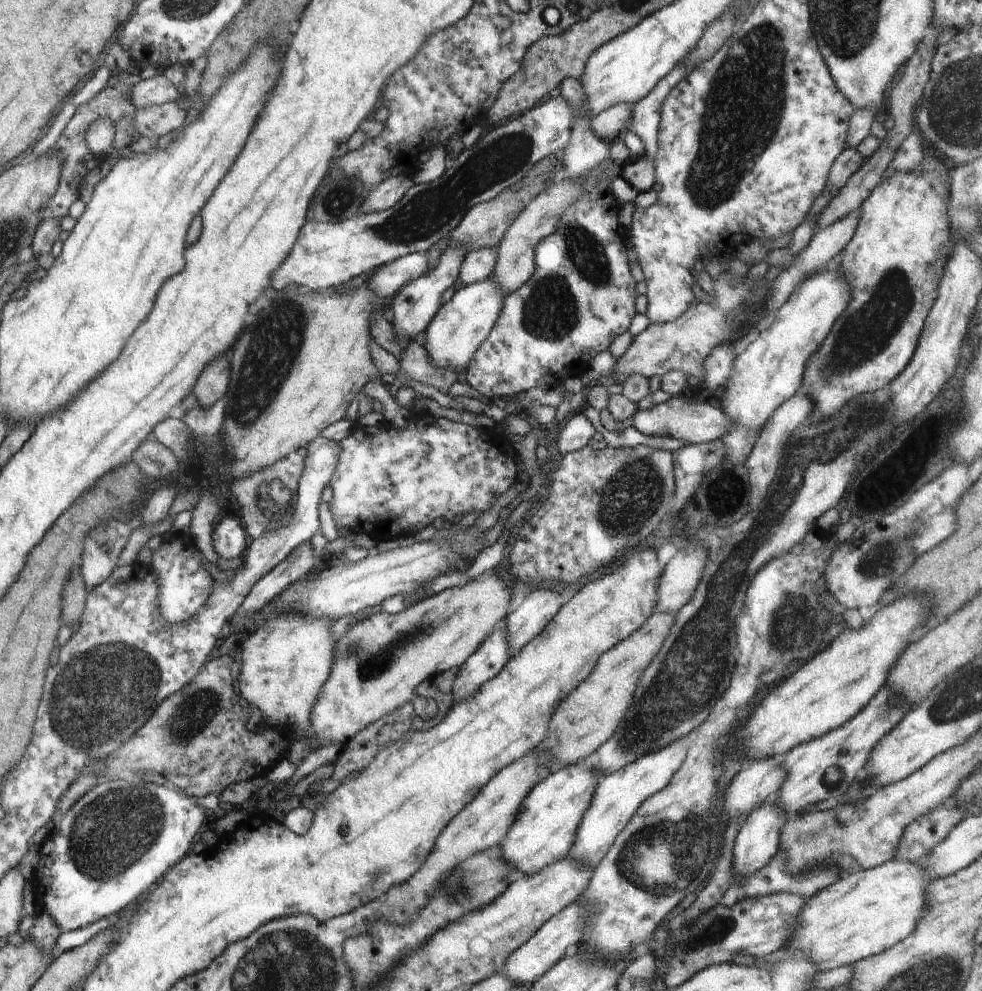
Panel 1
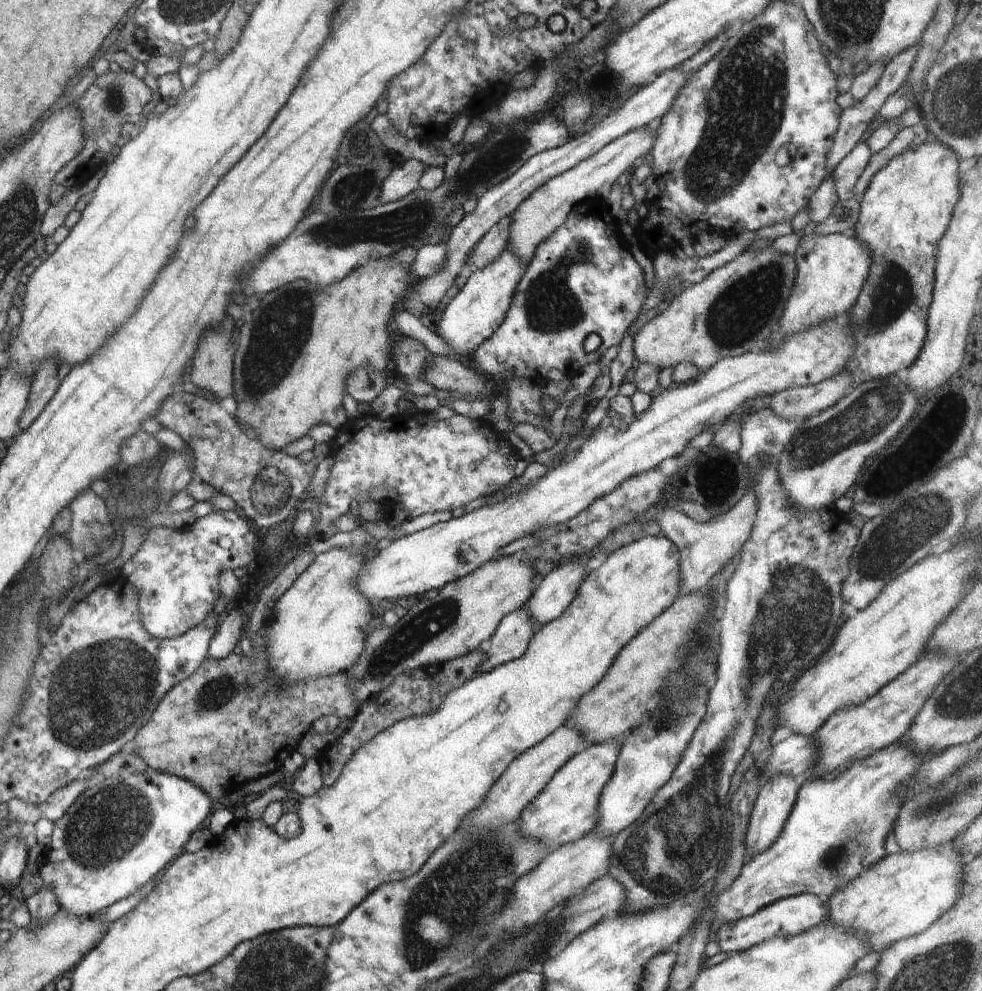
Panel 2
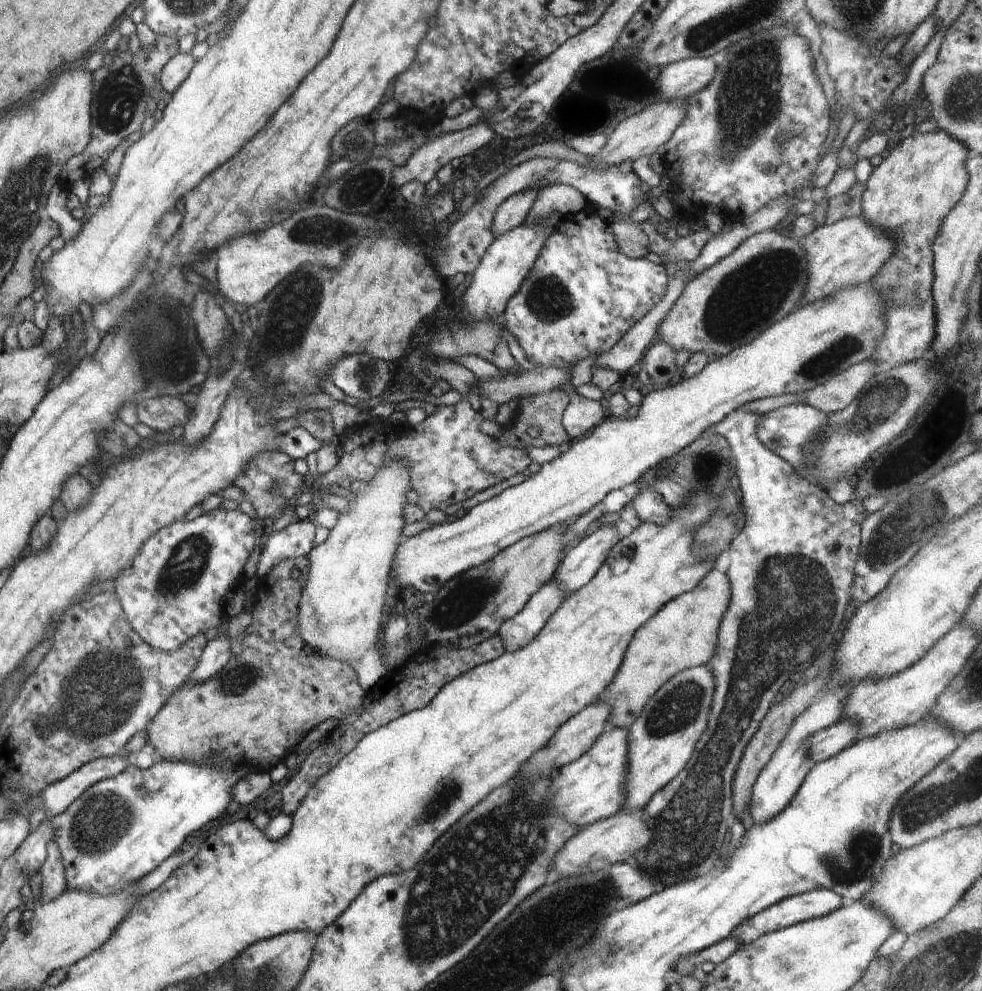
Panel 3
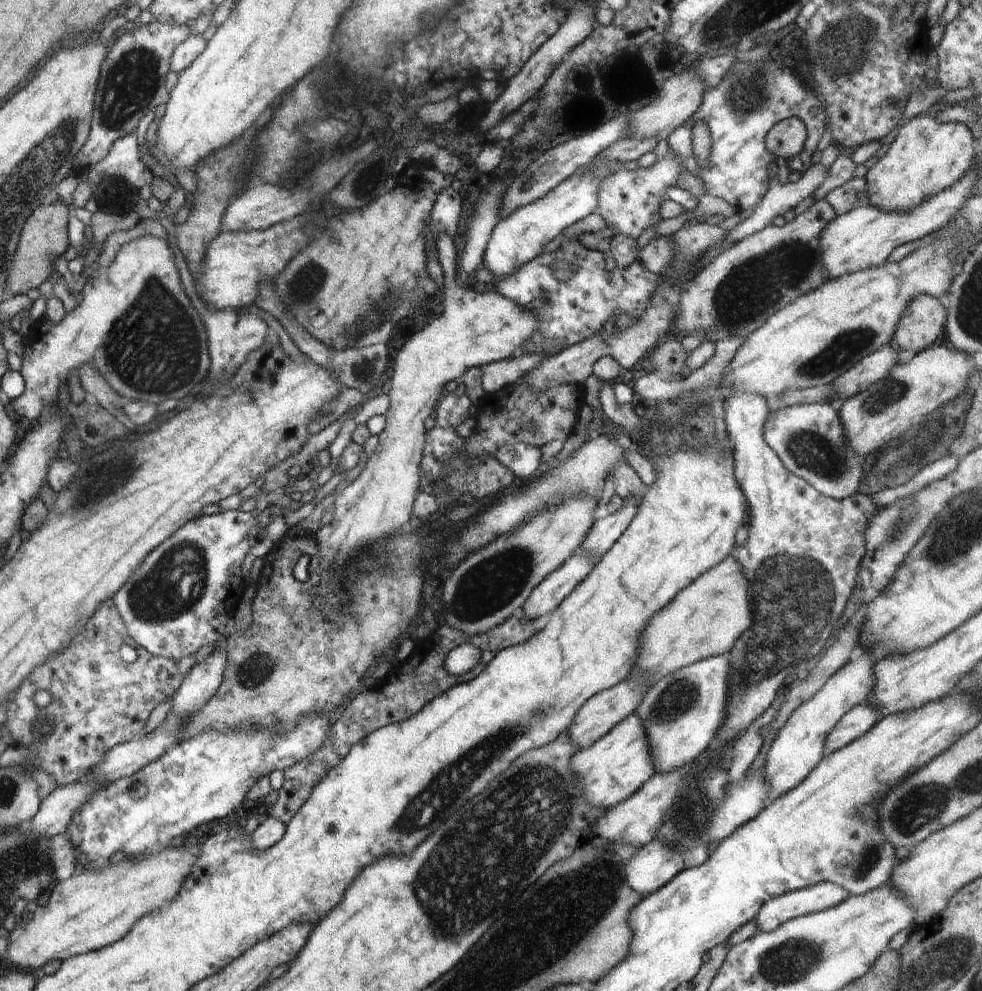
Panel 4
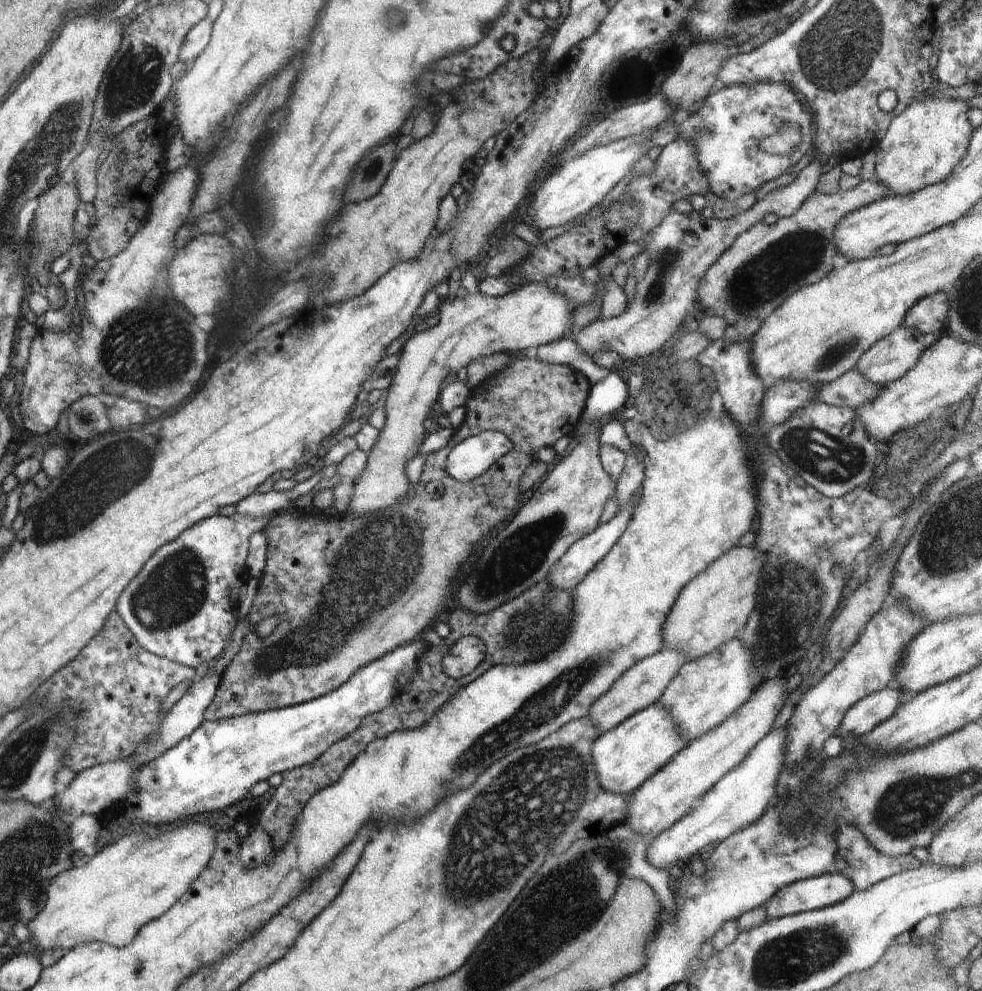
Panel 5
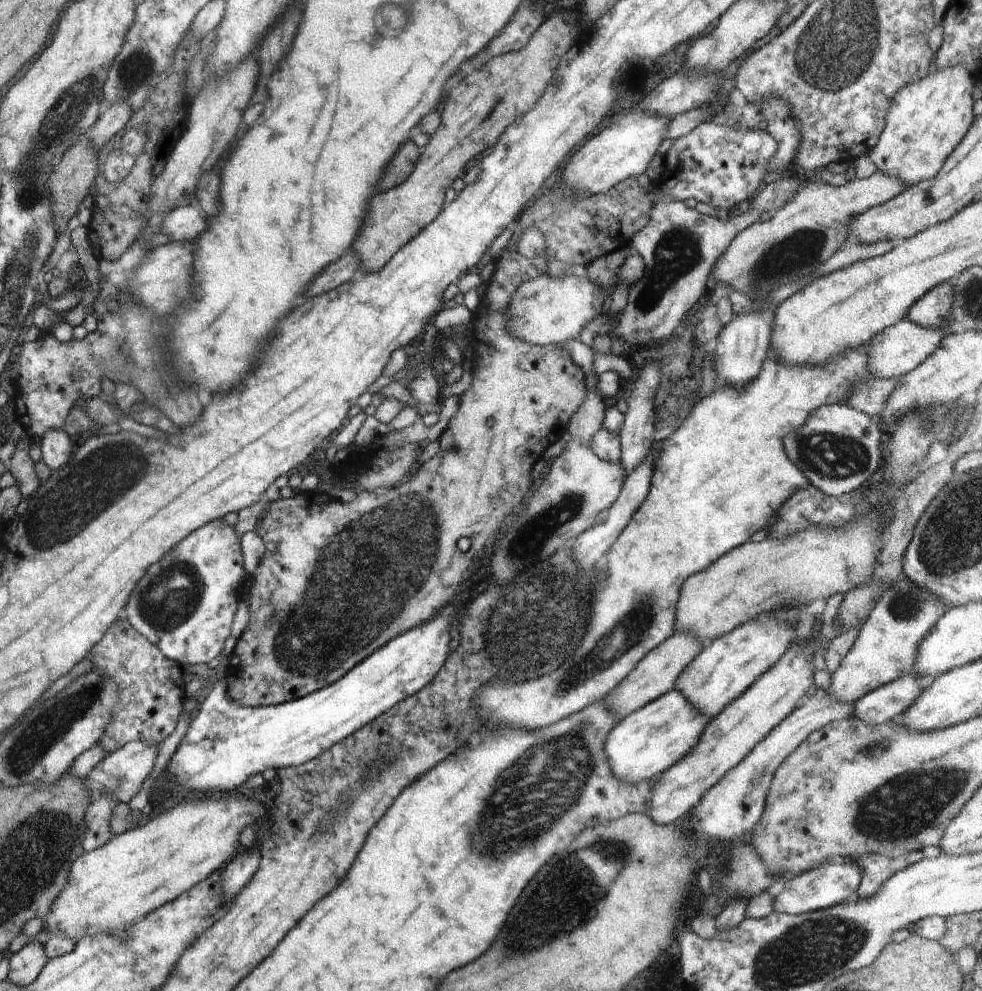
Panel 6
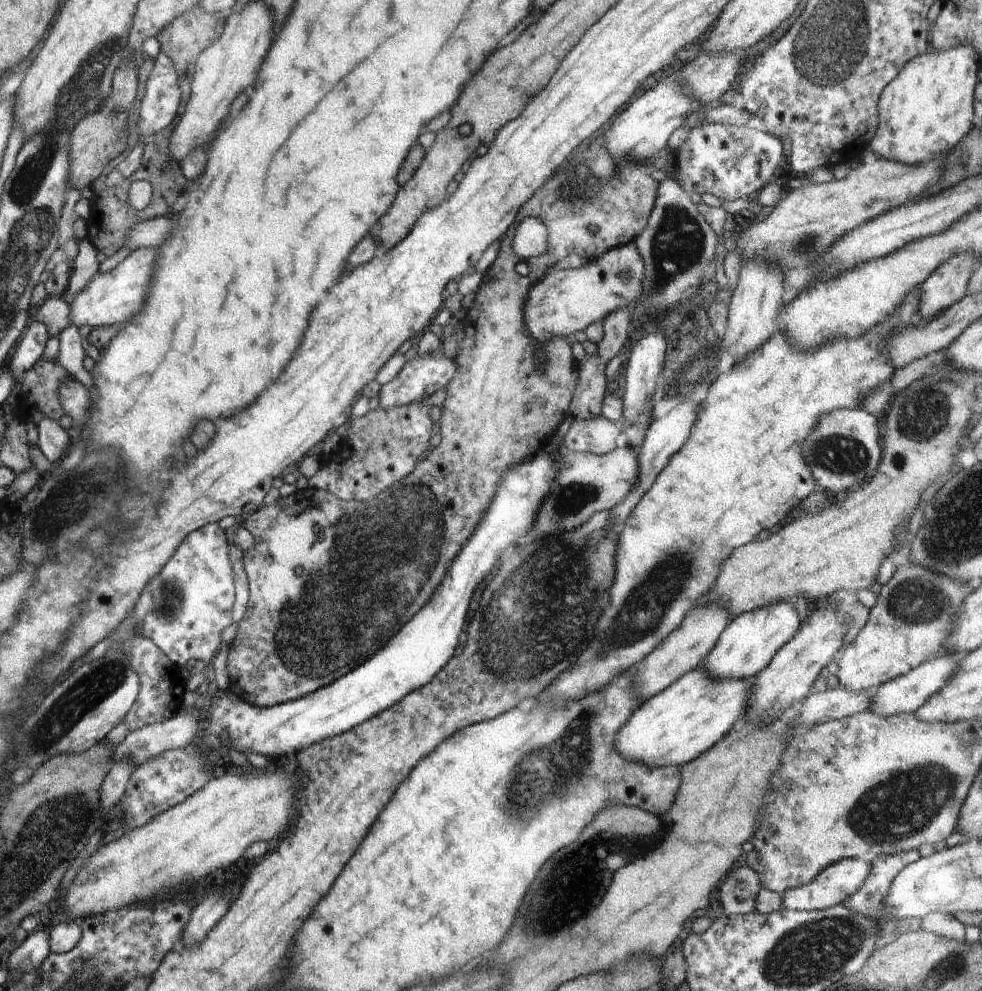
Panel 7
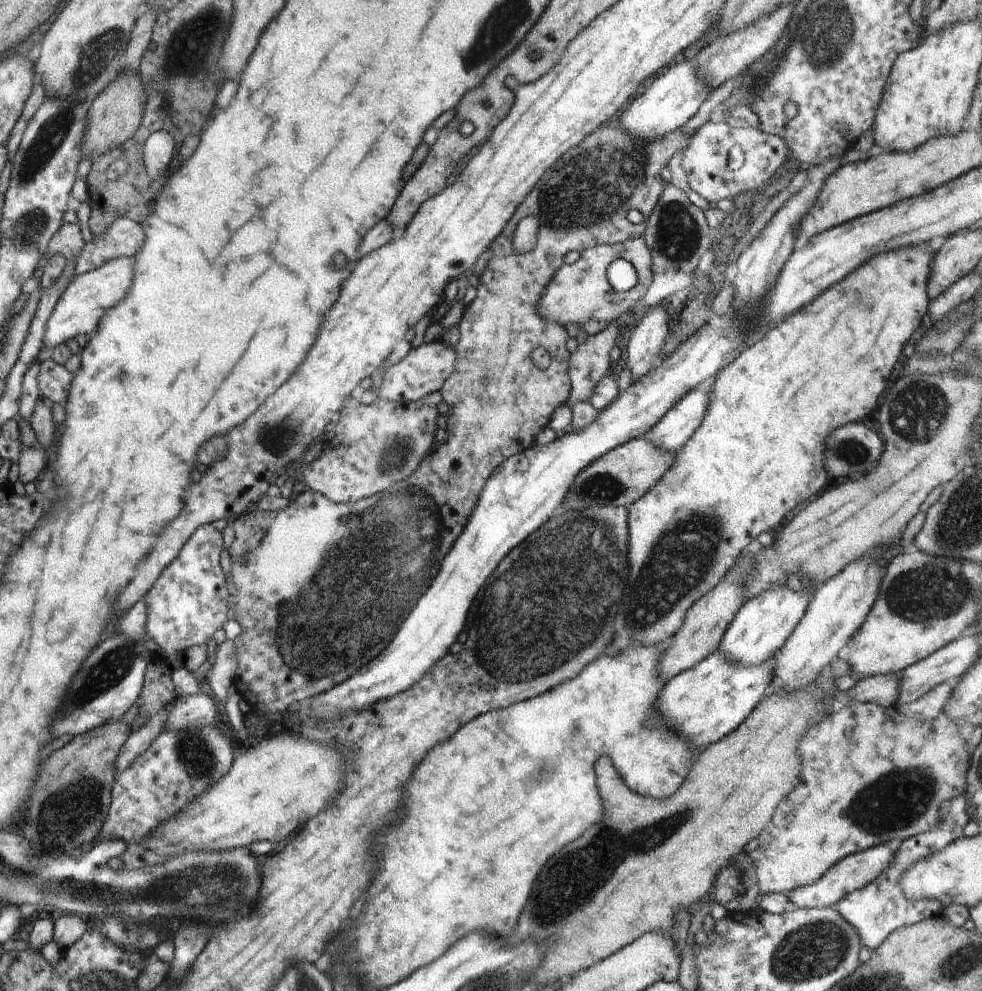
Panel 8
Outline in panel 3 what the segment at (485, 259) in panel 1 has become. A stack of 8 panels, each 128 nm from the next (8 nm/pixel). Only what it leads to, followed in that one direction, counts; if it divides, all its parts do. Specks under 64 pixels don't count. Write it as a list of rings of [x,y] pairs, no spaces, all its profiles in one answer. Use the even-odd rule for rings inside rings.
[[[538,189],[519,192],[503,200],[495,210],[492,232],[496,237],[502,236],[525,222],[525,218],[536,200]]]

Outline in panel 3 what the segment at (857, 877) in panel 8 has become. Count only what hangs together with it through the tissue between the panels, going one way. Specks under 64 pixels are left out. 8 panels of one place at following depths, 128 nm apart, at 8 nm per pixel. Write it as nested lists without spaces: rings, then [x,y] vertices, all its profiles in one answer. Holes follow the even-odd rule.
[[[816,889],[808,891],[799,895],[785,898],[767,909],[756,913],[749,919],[741,922],[734,930],[733,937],[736,941],[741,943],[740,945],[750,944],[754,942],[758,937],[762,935],[795,925],[810,919],[817,919],[821,916],[826,916],[841,907],[842,897],[838,896],[834,891],[828,889]]]

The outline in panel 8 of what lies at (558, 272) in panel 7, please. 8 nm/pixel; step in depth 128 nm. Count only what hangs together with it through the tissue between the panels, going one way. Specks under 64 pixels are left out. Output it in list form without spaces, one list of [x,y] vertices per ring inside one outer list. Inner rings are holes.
[[[642,237],[613,245],[596,245],[583,250],[576,262],[563,263],[542,291],[537,311],[546,322],[554,322],[562,326],[570,322],[581,326],[589,320],[614,323],[643,298],[652,282],[653,274],[651,252]],[[614,259],[627,260],[635,268],[638,282],[628,292],[619,293],[608,282],[607,268]]]

